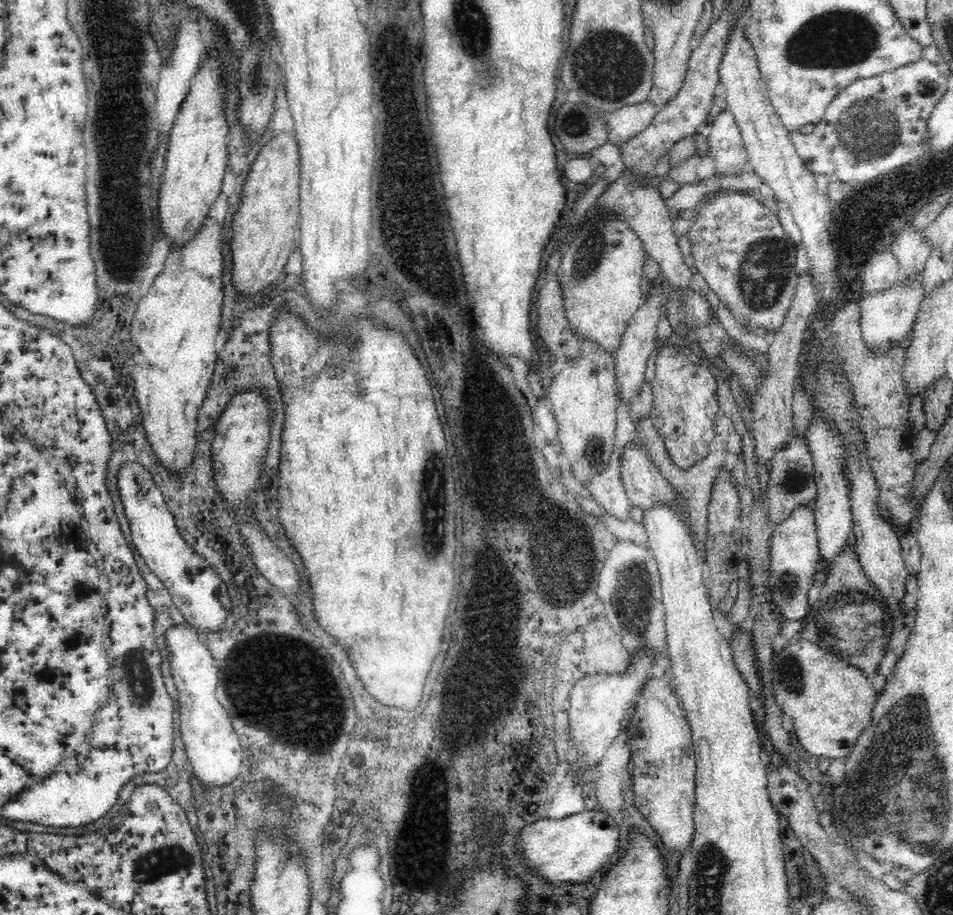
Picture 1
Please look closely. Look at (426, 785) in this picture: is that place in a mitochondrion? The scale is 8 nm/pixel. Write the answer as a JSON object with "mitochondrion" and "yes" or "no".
{"mitochondrion":"no"}

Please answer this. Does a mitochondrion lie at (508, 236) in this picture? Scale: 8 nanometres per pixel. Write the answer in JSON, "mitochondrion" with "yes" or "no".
{"mitochondrion":"no"}

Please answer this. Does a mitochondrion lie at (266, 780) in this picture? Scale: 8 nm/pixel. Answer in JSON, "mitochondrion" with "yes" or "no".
{"mitochondrion":"yes"}

